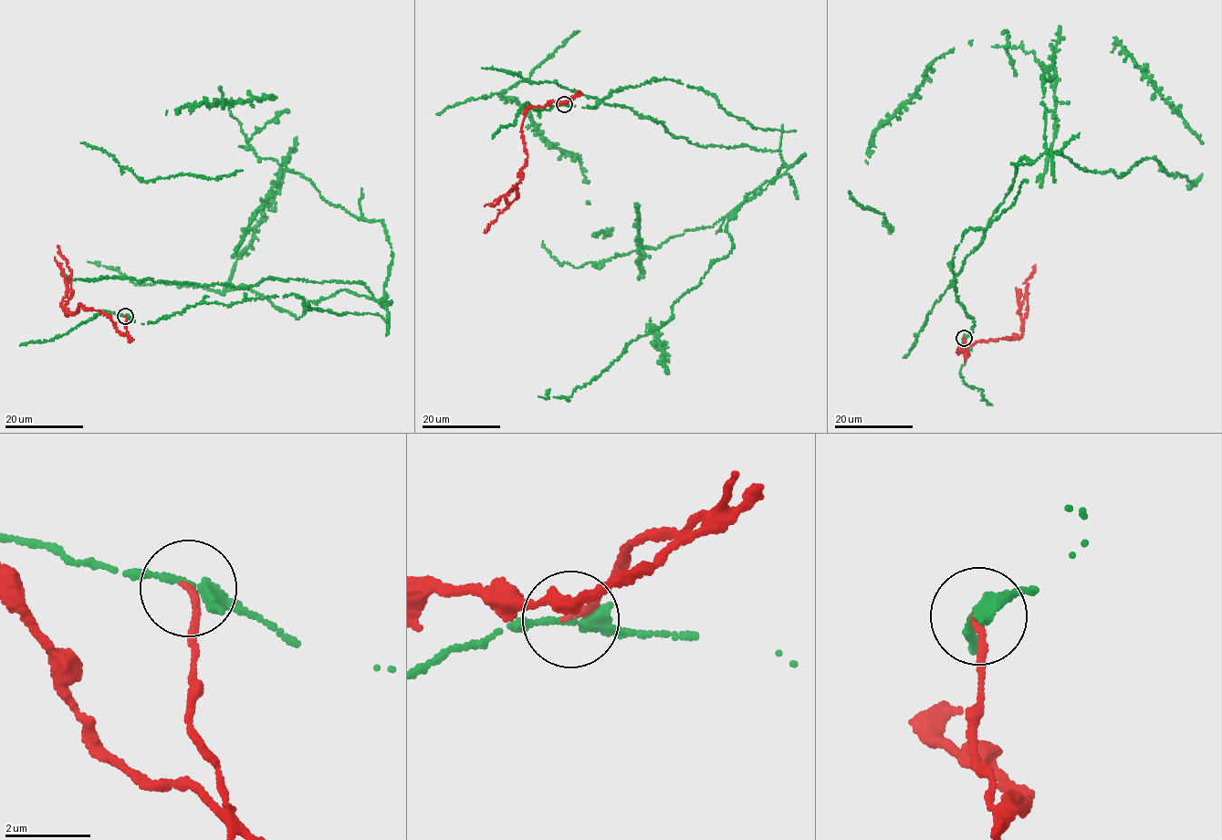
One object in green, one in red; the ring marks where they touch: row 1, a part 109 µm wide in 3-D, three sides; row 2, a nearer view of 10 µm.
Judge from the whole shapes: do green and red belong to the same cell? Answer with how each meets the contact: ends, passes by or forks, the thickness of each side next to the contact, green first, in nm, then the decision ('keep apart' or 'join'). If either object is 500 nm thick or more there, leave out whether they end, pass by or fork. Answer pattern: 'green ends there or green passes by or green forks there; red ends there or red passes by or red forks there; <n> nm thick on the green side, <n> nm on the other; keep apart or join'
green passes by; red ends there; 240 nm thick on the green side, 160 nm on the other; keep apart

